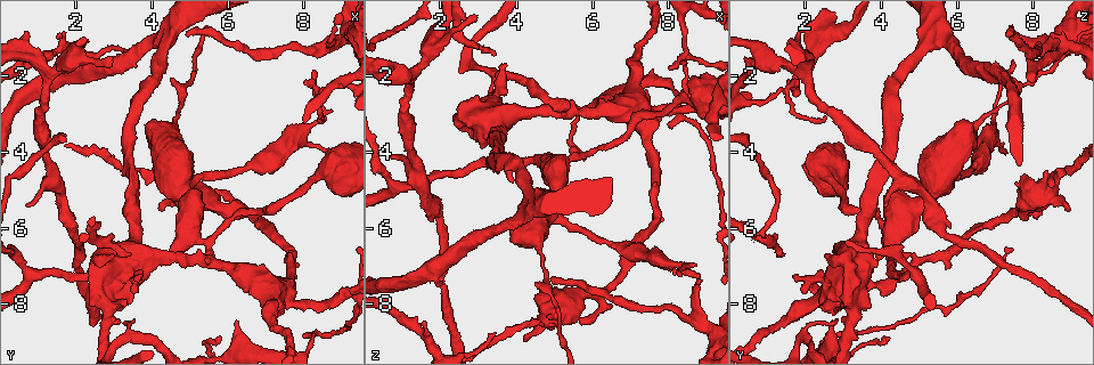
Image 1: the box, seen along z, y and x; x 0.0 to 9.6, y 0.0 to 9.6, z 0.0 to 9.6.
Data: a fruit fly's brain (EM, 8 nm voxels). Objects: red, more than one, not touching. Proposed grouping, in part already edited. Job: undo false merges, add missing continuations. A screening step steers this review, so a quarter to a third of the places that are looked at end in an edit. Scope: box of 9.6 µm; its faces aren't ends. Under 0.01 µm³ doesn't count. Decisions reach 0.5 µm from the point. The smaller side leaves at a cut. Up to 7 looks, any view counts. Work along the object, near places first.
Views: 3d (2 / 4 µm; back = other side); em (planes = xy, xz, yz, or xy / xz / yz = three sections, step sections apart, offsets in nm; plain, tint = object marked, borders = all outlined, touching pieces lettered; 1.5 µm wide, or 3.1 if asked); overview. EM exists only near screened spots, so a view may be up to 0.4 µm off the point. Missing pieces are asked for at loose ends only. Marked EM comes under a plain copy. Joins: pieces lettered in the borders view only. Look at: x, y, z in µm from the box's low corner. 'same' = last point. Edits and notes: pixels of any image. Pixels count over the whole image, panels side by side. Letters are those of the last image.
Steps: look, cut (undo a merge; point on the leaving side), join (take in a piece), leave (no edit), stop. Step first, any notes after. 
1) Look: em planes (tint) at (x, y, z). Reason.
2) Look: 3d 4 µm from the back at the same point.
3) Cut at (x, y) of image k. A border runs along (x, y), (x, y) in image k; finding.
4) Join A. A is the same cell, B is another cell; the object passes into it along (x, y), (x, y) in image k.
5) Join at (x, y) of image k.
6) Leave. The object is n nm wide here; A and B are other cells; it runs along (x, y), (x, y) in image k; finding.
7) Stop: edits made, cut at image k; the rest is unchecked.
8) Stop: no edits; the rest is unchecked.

Look: em yz step 4 (tint) at (7.90, 8.05, 2.95). Sudden change in width.

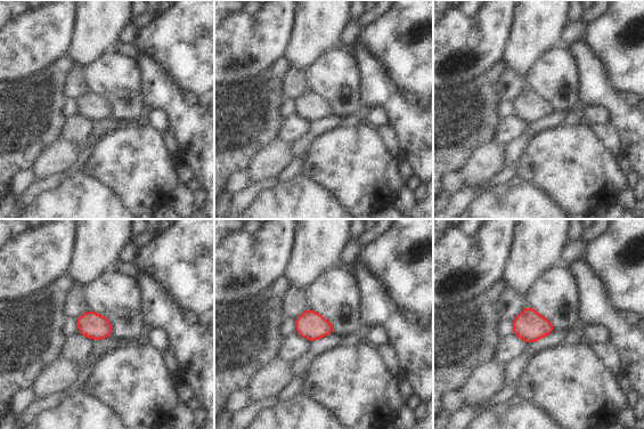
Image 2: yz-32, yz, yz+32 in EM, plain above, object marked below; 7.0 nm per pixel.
Look: em planes (tint) at the same point. Another direction.

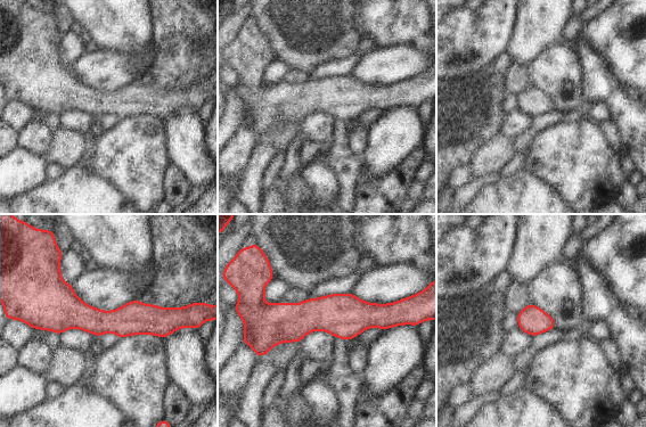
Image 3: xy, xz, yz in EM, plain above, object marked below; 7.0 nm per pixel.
Look: em planes (borders) at the same point. What lies round it.

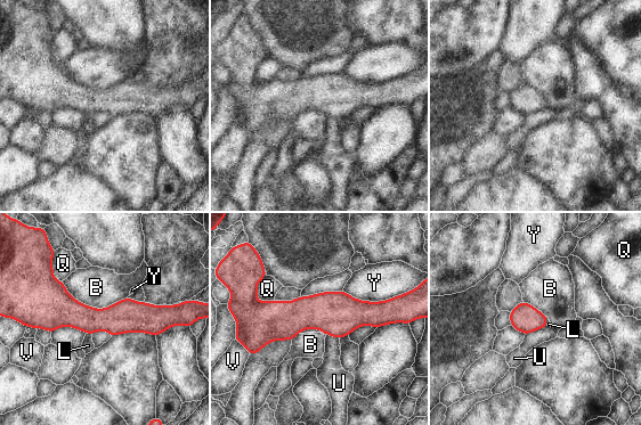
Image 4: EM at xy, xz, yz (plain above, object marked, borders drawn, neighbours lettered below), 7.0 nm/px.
Leave. The longest contact is with B, 480 nm; B, L, Q, U, V and Y are other cells; a border runs along (546, 325), (525, 335) in image 4; one neuron here.

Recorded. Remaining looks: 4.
Look: 3d 4 µm at (7.70, 6.75, 5.40). Narrows sharply.

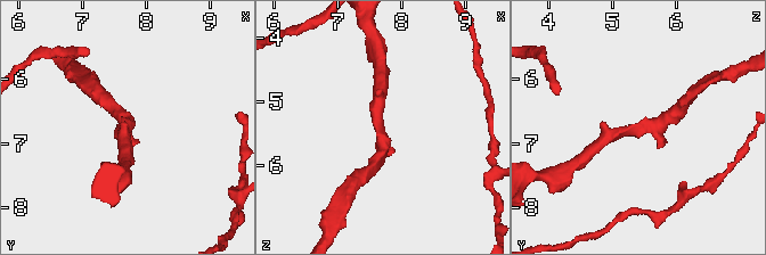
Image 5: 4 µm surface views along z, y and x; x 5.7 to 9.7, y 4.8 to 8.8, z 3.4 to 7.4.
Look: em planes (borders) at (7.65, 6.75, 5.35). The arms are 220, 220 nm wide.

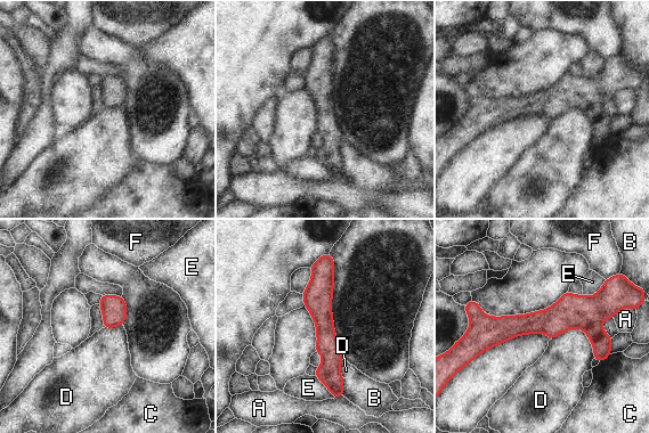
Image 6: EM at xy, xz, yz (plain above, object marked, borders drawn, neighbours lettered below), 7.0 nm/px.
Leave. The object is 160 nm wide here; A, B, C, D, E and F are other cells; it runs along (476, 308), (489, 324), (613, 311) in image 6; continuous, no second neuron.

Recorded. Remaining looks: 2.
Look: em xy step 4 (tint) at (8.50, 2.35, 1.55). Branch point.

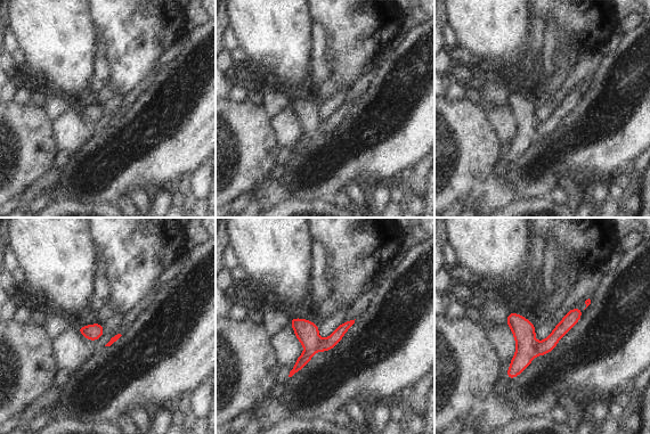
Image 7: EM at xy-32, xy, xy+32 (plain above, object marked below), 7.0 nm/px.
Look: em xy step 4 (borders) at the same point. What lies round it.

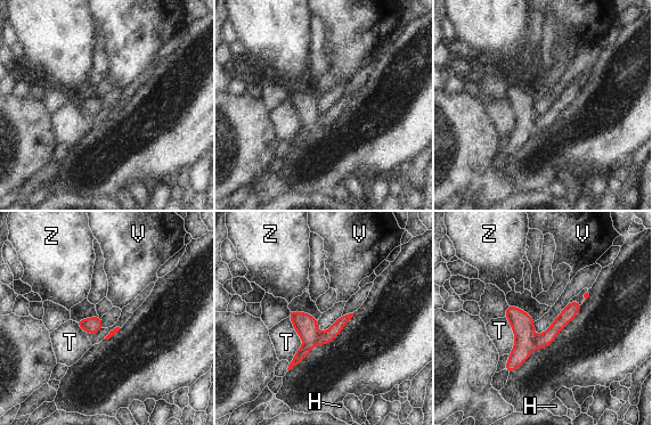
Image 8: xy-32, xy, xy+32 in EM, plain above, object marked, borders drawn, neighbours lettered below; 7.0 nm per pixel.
Cut at (544, 340) of image 8. The longest contact is with T, 340 nm; H, T, V and Z are other cells; a second neuron is stuck on.

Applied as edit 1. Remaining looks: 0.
Stop: edits made, cut at image 8; the rest is unchecked.

